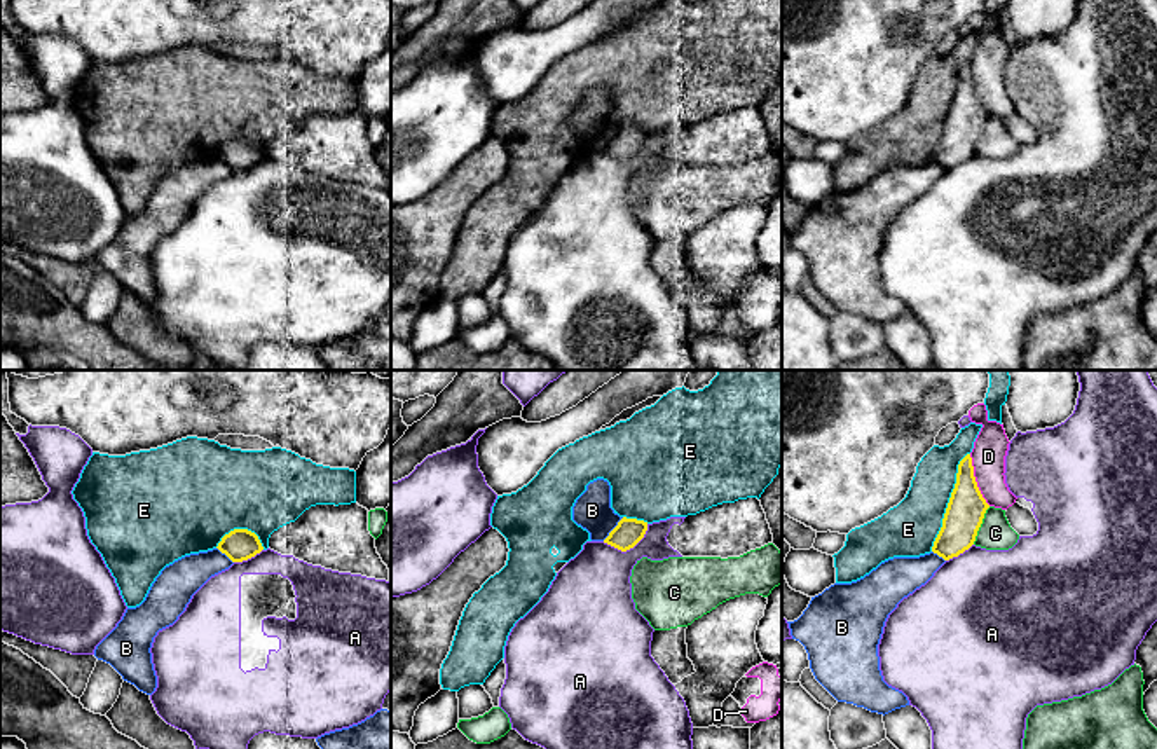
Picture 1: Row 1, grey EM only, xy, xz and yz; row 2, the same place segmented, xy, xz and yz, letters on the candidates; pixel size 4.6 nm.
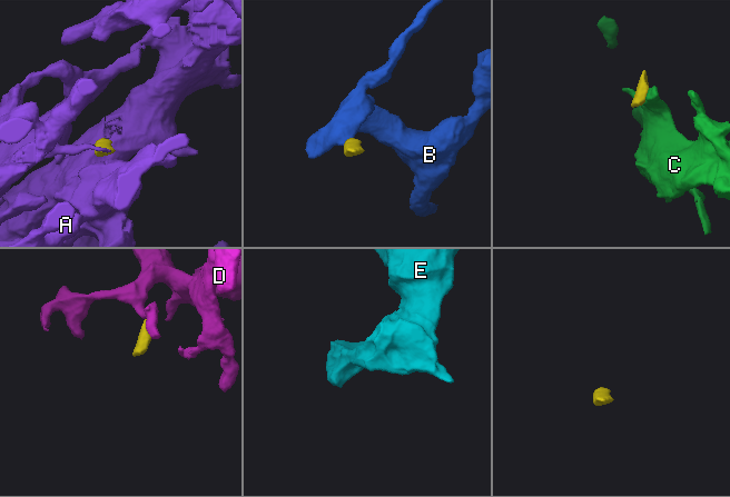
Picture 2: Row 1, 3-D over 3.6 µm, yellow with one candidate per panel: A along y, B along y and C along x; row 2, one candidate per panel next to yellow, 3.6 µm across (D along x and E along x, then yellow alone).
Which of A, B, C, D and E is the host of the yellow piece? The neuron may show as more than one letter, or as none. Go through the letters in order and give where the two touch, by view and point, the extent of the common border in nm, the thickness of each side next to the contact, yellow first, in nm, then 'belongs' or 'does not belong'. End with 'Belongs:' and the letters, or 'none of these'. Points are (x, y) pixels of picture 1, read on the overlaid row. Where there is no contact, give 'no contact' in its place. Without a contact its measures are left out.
A: contact xz (629, 549); length 240 nm; calibres 130 and 340 nm; does not belong
B: contact xz (613, 529); length 150 nm; calibres 130 and 180 nm; does not belong
C: contact yz (979, 526); length 190 nm; calibres 180 and 160 nm; does not belong
D: contact yz (974, 481); length 260 nm; calibres 180 and 160 nm; does not belong
E: contact yz (950, 501); length 480 nm; calibres 180 and 260 nm; belongs
Belongs: E

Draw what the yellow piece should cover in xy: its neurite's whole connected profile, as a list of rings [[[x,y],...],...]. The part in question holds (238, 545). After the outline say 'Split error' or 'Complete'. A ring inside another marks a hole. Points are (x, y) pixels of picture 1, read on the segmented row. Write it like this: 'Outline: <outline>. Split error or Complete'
Outline: [[[187,436],[126,456],[92,452],[72,494],[126,606],[136,608],[161,571],[185,555],[218,548],[243,562],[267,550],[270,534],[311,506],[356,503],[356,471],[316,464],[281,447],[241,450]]]. Split error

